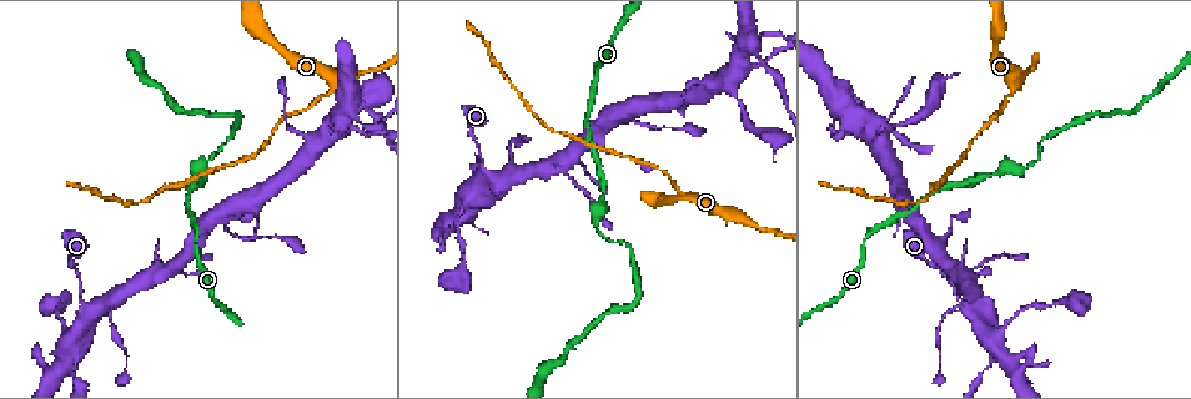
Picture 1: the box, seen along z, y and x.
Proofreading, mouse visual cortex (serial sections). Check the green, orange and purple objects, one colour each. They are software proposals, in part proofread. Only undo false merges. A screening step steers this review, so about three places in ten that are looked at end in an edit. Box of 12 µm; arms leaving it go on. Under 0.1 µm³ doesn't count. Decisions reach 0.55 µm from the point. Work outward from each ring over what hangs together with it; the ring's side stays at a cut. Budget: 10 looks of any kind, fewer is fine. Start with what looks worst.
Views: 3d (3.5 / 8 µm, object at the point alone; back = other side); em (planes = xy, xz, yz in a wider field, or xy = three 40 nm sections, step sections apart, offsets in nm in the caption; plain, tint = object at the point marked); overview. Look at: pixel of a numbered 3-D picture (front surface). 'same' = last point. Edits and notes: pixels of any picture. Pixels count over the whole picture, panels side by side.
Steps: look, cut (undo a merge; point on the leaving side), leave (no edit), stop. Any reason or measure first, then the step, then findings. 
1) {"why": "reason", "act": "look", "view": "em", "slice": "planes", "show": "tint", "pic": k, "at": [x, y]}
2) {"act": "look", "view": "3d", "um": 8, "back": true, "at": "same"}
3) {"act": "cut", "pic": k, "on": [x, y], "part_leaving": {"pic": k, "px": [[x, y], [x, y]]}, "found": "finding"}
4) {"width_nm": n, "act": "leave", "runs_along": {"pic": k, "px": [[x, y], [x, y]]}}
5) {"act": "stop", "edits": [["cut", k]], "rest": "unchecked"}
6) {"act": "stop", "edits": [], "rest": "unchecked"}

{"why": "thin arm on a thick one", "act": "look", "view": "3d", "um": 3.5, "pic": 1, "at": [334, 79]}

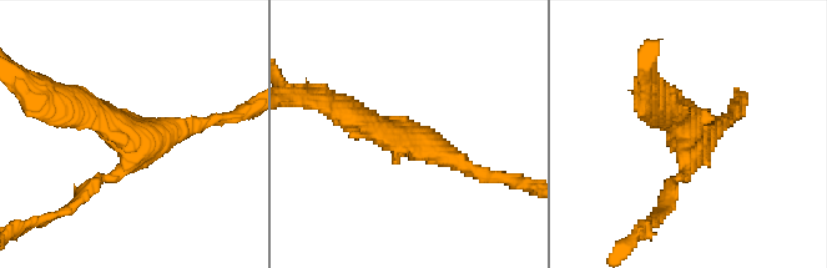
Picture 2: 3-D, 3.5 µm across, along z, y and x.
{"arms": 3, "arm_widths_nm": [150, 250, 350], "why": "shape alone is not enough", "act": "look", "view": "em", "slice": "xy", "step": 3, "show": "plain", "pic": 2, "at": [687, 139]}

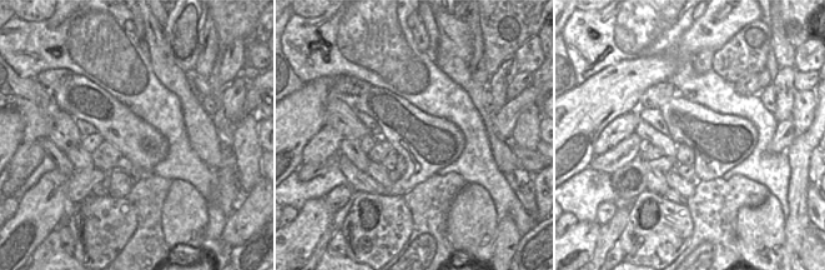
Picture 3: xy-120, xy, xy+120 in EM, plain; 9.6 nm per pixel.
{"why": "where the object lies", "act": "look", "view": "em", "slice": "xy", "step": 3, "show": "tint", "at": "same"}

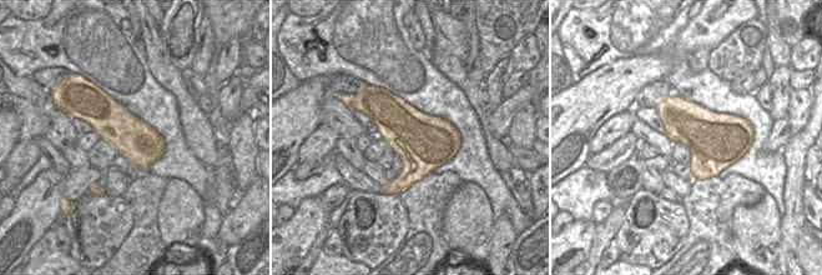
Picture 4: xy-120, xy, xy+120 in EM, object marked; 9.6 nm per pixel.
{"act": "cut", "pic": 2, "on": [84, 187], "found": "two cells meet here"}

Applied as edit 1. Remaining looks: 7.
{"why": "sharp bend", "act": "look", "view": "3d", "um": 3.5, "pic": 1, "at": [596, 226]}

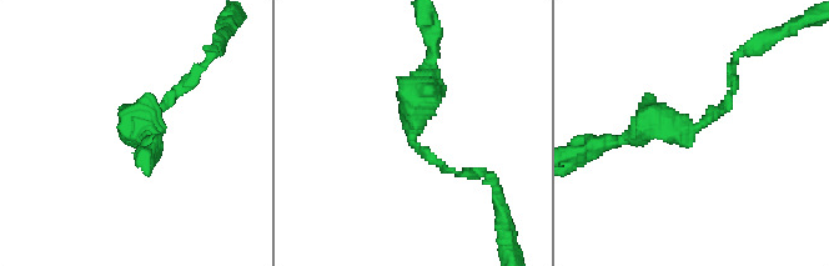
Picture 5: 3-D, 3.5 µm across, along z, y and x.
{"why": "need the tissue", "act": "look", "view": "em", "slice": "xy", "step": 5, "show": "tint", "pic": 5, "at": [409, 138]}

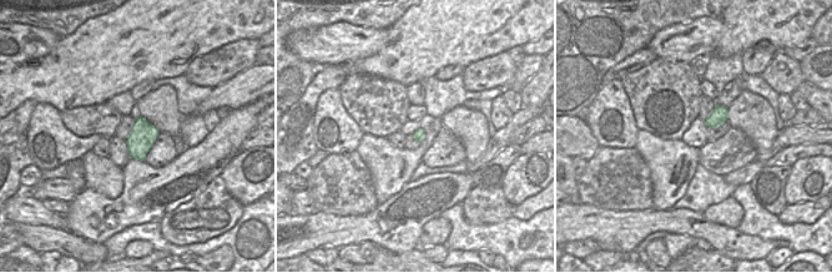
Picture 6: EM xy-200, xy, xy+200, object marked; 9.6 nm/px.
{"width_nm": 100, "act": "leave", "runs_along": {"pic": 5, "px": [[147, 140], [131, 121], [185, 83]]}, "found": "one cell here"}

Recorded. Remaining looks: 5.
{"why": "four-way junction", "act": "look", "view": "3d", "um": 3.5, "pic": 1, "at": [848, 99]}

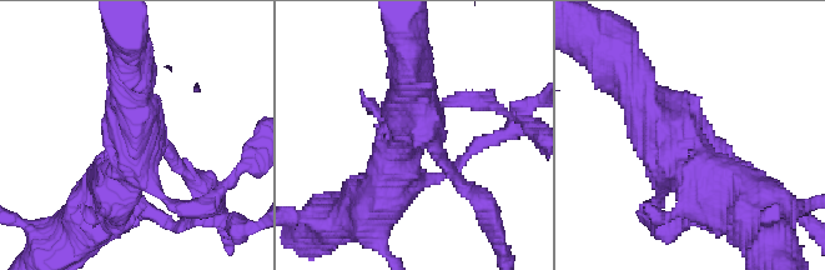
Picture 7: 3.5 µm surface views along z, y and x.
{"arms": 4, "arm_widths_nm": [150, 200, 500, 600], "act": "look", "view": "em", "slice": "xy", "step": 1, "show": "tint", "pic": 7, "at": [435, 137]}

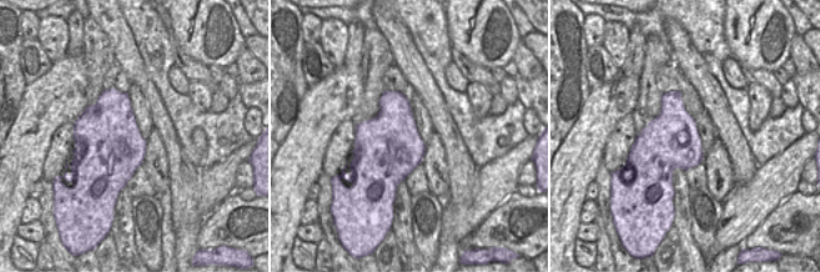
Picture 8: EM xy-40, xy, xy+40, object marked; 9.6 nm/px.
{"width_nm": 650, "act": "leave", "runs_along": {"pic": 7, "px": [[727, 195], [675, 156], [632, 71]]}, "found": "all the same cell"}

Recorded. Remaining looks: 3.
{"why": "four or more arms meet", "act": "look", "view": "3d", "um": 3.5, "pic": 1, "at": [468, 200]}

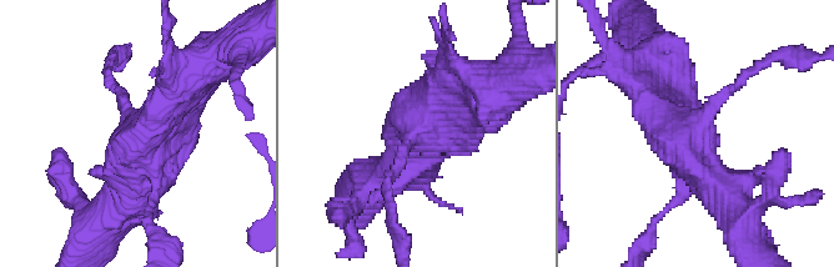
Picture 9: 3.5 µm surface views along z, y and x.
{"act": "look", "view": "em", "slice": "xy", "step": 2, "show": "tint", "pic": 9, "at": [703, 122]}

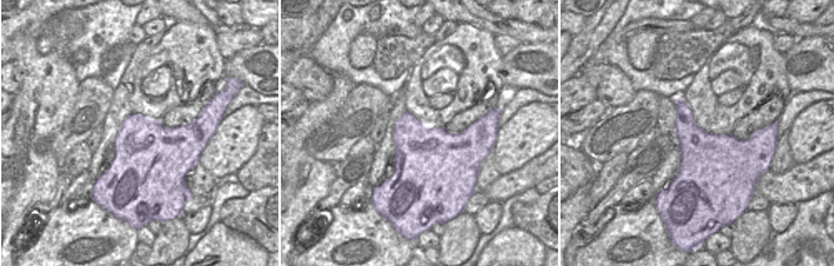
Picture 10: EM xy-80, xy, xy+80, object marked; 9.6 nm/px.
{"act": "look", "view": "em", "slice": "xy", "step": 5, "show": "tint", "at": "same"}

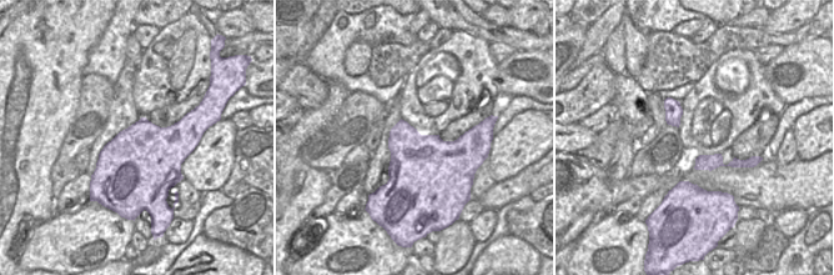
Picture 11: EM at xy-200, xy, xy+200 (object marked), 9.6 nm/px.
{"act": "leave", "runs_along": {"pic": 9, "px": [[632, 80], [732, 202]]}, "found": "all the same cell"}

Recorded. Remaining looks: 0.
{"act": "stop", "edits": [["cut", 2]], "rest": "unchecked"}

